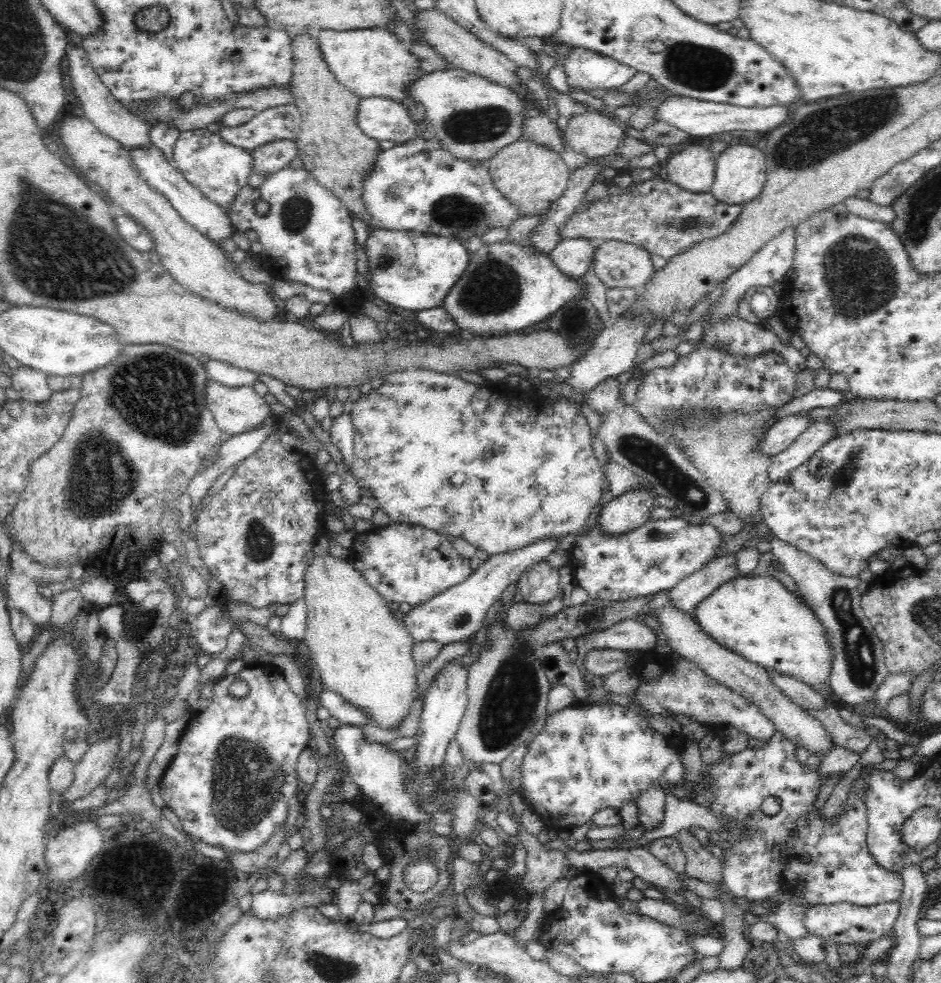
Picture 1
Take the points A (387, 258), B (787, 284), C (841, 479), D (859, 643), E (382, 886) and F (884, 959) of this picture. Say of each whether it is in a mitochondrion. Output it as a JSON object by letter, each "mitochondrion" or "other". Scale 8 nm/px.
{"A":"mitochondrion","B":"other","C":"mitochondrion","D":"mitochondrion","E":"other","F":"other"}

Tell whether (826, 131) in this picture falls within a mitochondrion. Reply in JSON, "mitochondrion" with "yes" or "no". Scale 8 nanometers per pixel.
{"mitochondrion":"yes"}

